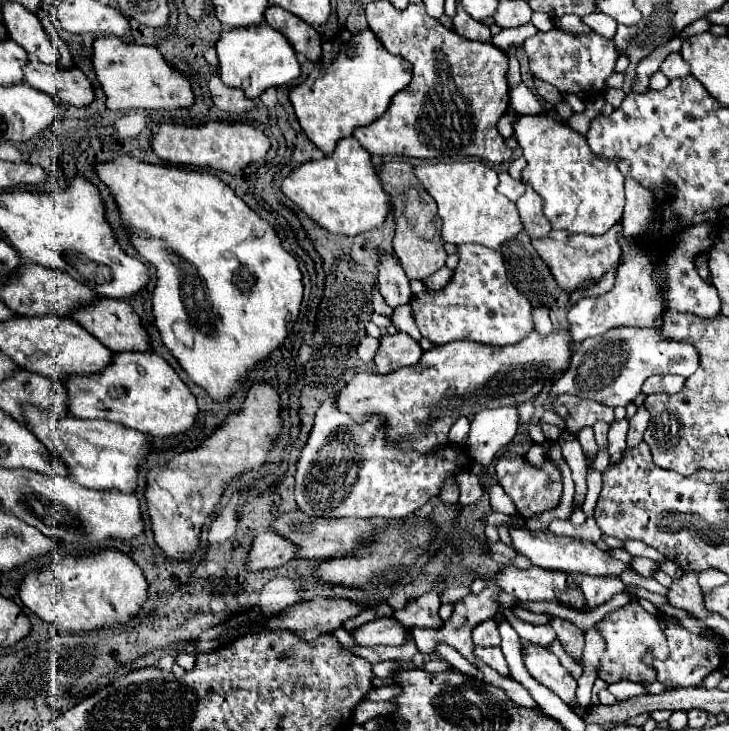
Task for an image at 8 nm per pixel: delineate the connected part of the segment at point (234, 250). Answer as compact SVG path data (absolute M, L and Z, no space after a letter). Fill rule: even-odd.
M122 155L122 157L116 157L112 161L104 161L104 163L96 163L94 165L94 171L98 175L98 179L108 187L110 195L114 197L116 205L118 205L118 211L120 211L120 219L122 219L122 225L126 227L126 231L130 233L130 243L132 247L136 249L136 253L154 265L156 269L156 285L154 285L154 291L152 291L152 313L154 313L154 323L160 331L160 337L164 341L164 345L172 351L172 355L178 359L178 363L182 365L182 369L188 373L188 377L198 383L202 389L208 391L208 395L214 399L214 401L220 401L224 403L232 393L236 393L240 389L240 379L244 379L248 375L248 371L260 363L260 361L266 361L268 355L276 349L282 347L288 331L286 331L286 325L288 321L296 319L298 311L300 311L300 303L302 303L302 293L304 293L304 287L302 287L302 273L298 269L298 261L286 253L280 245L280 239L276 235L276 231L264 221L260 219L224 181L220 181L214 173L210 171L200 171L200 169L182 169L182 167L172 167L172 165L154 165L154 163L146 163L142 159L136 159L136 157L128 157L128 155ZM176 321L186 321L188 325L192 325L192 331L194 331L194 343L188 347L184 343L180 343L174 333L172 333L172 325Z

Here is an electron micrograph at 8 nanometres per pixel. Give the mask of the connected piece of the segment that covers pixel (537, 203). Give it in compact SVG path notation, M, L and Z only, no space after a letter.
M526 185L526 191L516 201L516 207L520 213L522 225L530 237L544 237L552 229L542 213L542 197L530 185Z

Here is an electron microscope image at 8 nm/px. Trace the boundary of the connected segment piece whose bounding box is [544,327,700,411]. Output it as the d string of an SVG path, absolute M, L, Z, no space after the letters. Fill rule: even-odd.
M618 327L610 329L602 337L592 337L576 345L572 353L570 367L562 373L558 383L554 383L550 397L544 403L546 411L552 411L552 401L556 395L570 393L586 397L610 407L626 407L636 399L642 383L650 375L682 375L690 377L698 369L698 351L692 343L680 343L666 339L662 329L640 329L640 327Z

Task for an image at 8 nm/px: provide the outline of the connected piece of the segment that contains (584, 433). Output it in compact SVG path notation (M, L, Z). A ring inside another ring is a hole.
M592 427L582 429L582 431L578 433L578 441L580 441L580 445L582 445L584 449L590 449L590 453L596 453L596 449L594 449L594 435L592 435Z

